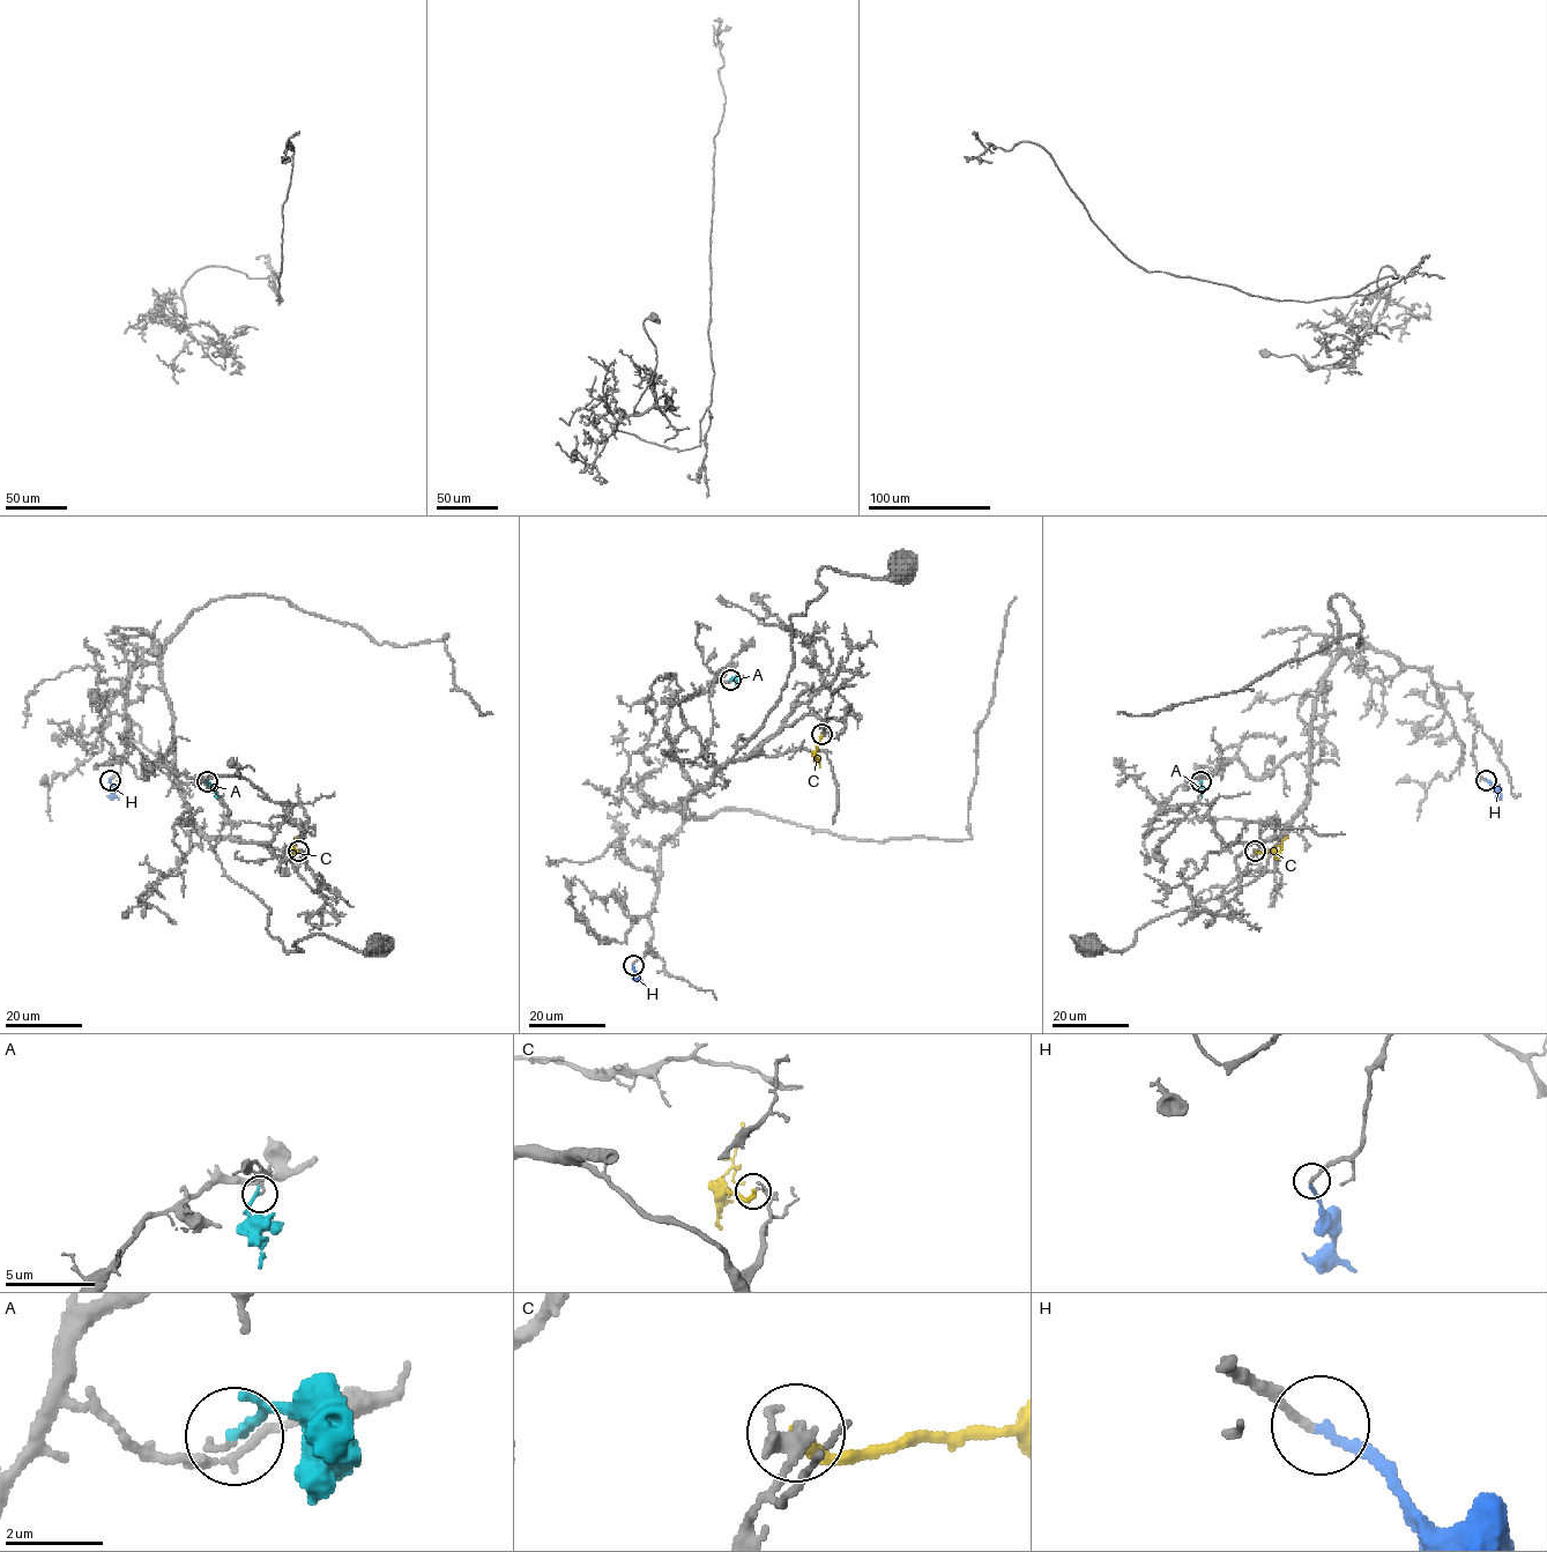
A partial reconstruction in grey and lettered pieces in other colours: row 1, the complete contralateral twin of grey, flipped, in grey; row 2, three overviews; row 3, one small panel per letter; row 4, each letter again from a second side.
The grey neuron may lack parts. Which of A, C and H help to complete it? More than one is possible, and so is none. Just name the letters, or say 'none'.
H

